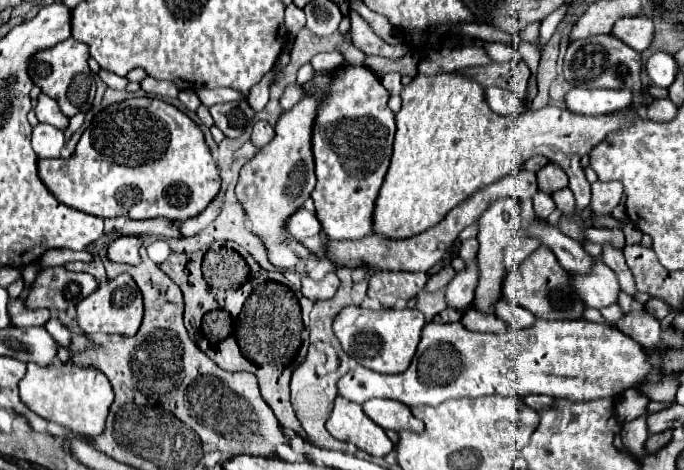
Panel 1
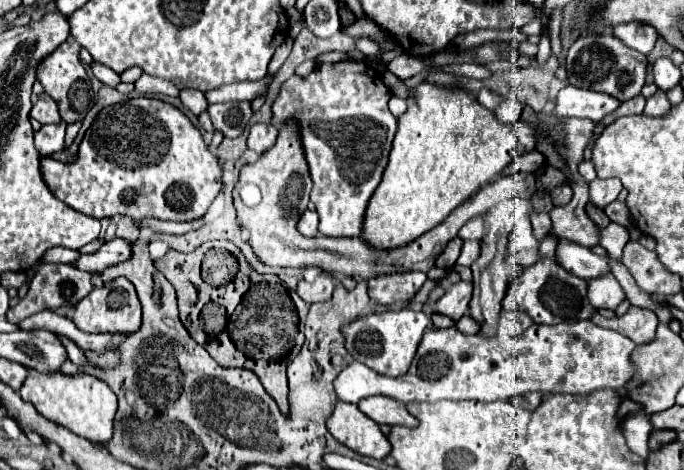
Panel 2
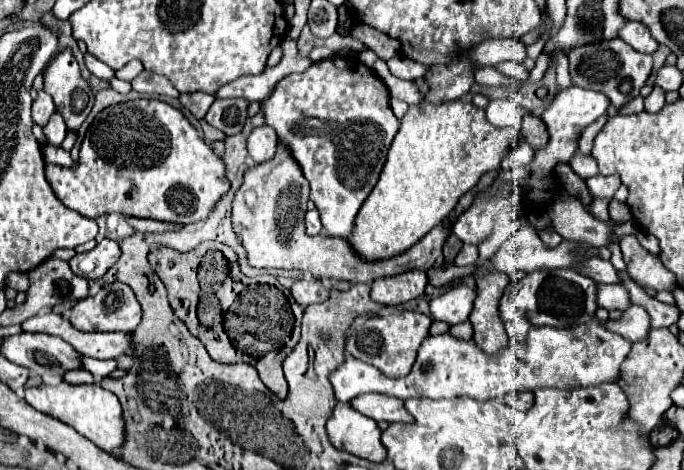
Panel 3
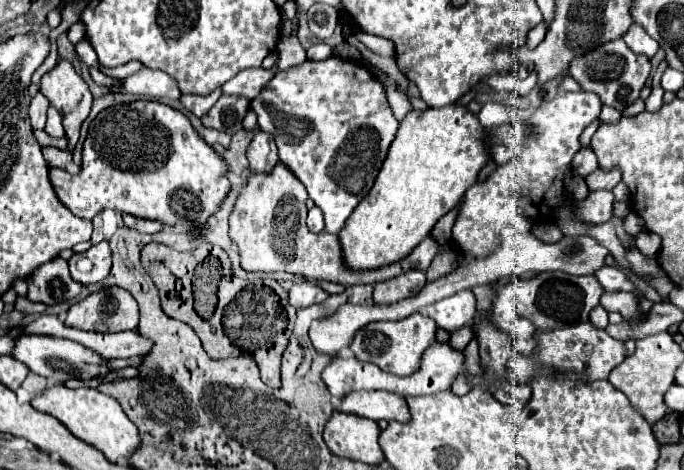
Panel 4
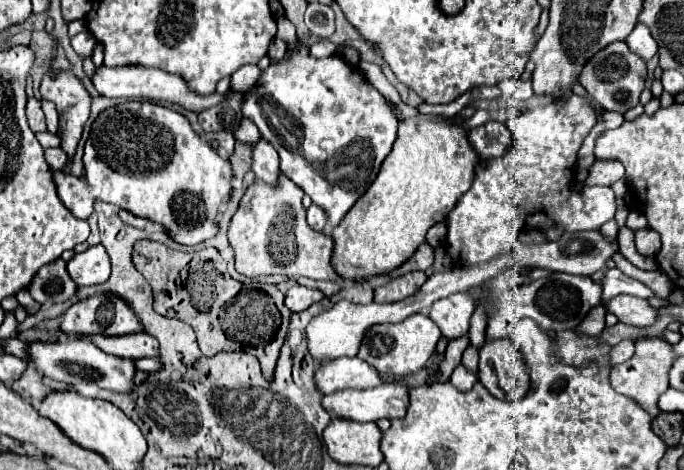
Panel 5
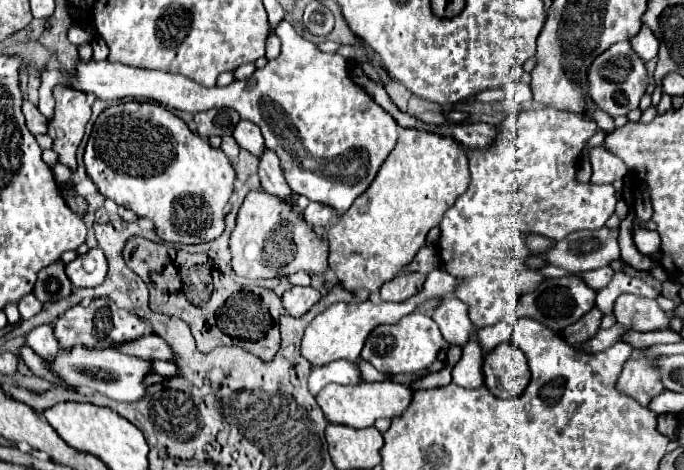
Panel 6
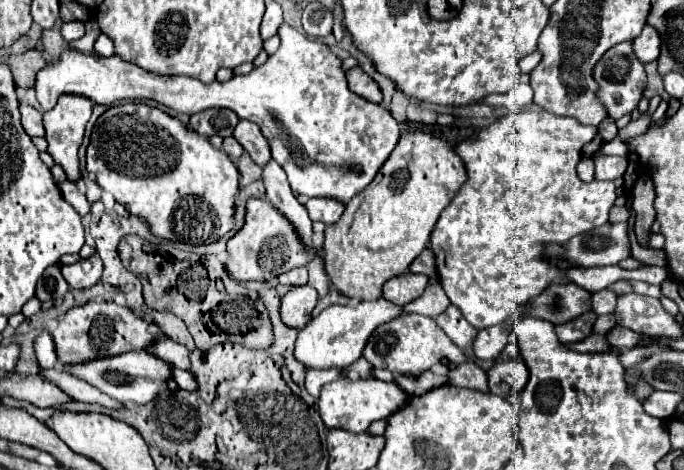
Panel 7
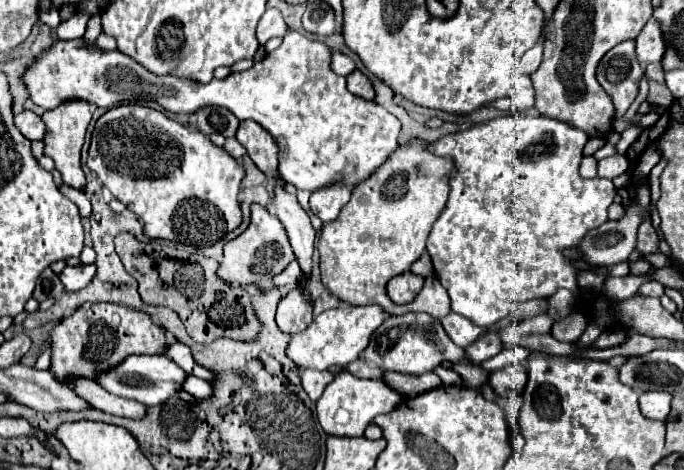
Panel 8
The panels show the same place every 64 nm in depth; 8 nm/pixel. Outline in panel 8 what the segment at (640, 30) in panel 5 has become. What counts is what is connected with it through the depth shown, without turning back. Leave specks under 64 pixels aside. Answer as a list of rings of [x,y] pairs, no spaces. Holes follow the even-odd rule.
[[[650,18],[636,38],[636,56],[638,62],[646,66],[650,62],[660,62],[662,54],[664,54],[664,38],[660,24],[654,18]]]

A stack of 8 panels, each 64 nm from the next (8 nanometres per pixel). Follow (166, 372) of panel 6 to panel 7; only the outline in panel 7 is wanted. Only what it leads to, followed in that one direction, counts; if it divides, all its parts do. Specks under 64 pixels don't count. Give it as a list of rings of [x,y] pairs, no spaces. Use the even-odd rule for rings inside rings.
[[[172,368],[172,378],[174,378],[174,382],[178,384],[178,386],[182,386],[184,390],[192,390],[196,384],[194,384],[194,376],[190,374],[190,372],[186,372],[186,370],[178,370],[178,368]]]

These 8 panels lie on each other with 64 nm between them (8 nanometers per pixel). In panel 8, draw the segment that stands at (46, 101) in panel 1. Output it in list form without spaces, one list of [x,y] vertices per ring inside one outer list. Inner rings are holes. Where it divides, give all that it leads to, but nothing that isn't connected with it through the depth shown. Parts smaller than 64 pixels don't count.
[[[24,110],[20,114],[16,114],[14,118],[16,126],[20,128],[20,132],[28,138],[28,140],[42,140],[44,138],[44,122],[38,114],[34,114],[32,110]]]

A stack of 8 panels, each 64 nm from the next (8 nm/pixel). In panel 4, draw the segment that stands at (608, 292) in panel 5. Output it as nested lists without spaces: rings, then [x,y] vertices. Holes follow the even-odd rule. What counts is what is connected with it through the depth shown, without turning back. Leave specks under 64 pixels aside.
[[[604,264],[602,270],[594,272],[594,276],[598,278],[598,282],[602,284],[605,291],[626,291],[640,294],[640,290],[628,278],[624,278],[624,274],[614,266],[606,266]]]

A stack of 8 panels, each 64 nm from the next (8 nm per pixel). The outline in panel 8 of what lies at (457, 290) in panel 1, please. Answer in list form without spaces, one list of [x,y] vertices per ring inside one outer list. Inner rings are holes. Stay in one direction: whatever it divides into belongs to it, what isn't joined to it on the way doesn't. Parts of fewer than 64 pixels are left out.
[[[454,312],[440,318],[440,322],[442,322],[446,334],[452,338],[452,342],[456,342],[460,348],[470,346],[472,342],[476,342],[486,332],[486,328],[474,326],[470,320],[466,320]]]

